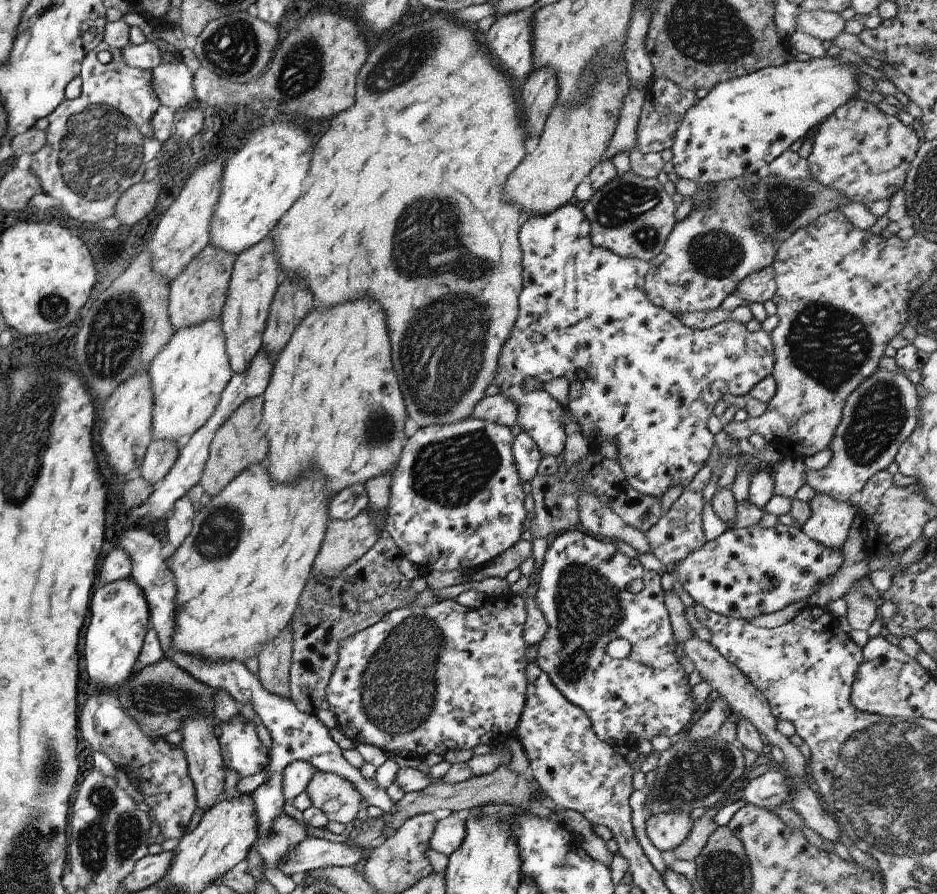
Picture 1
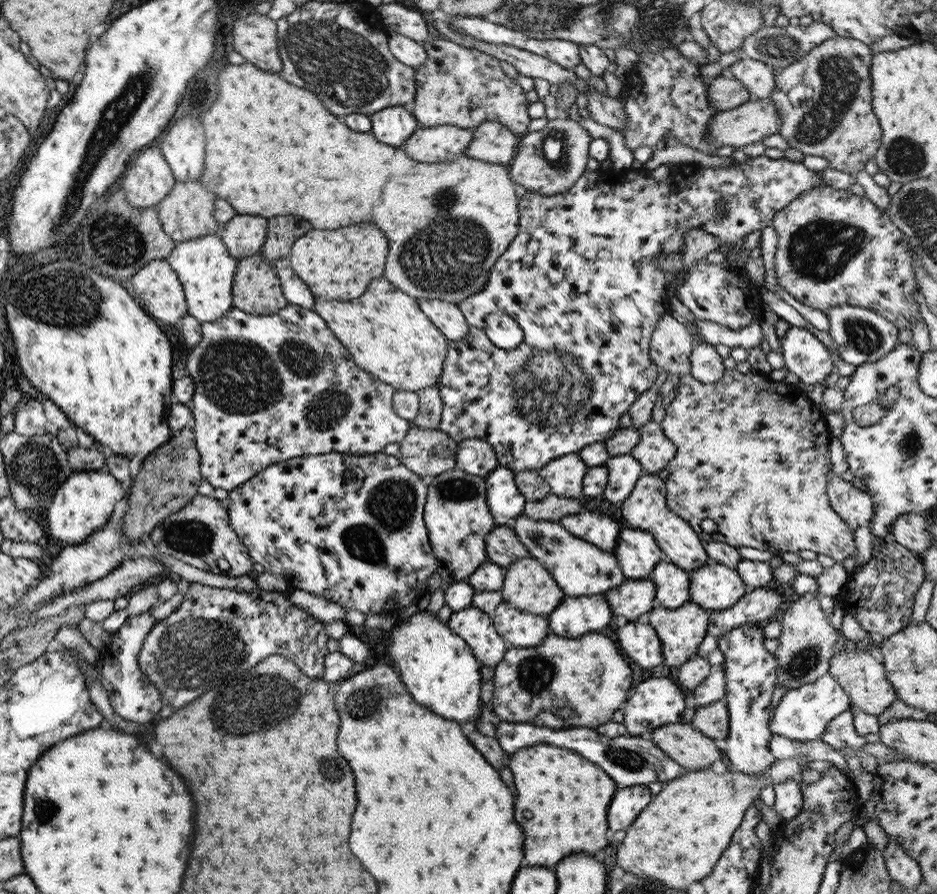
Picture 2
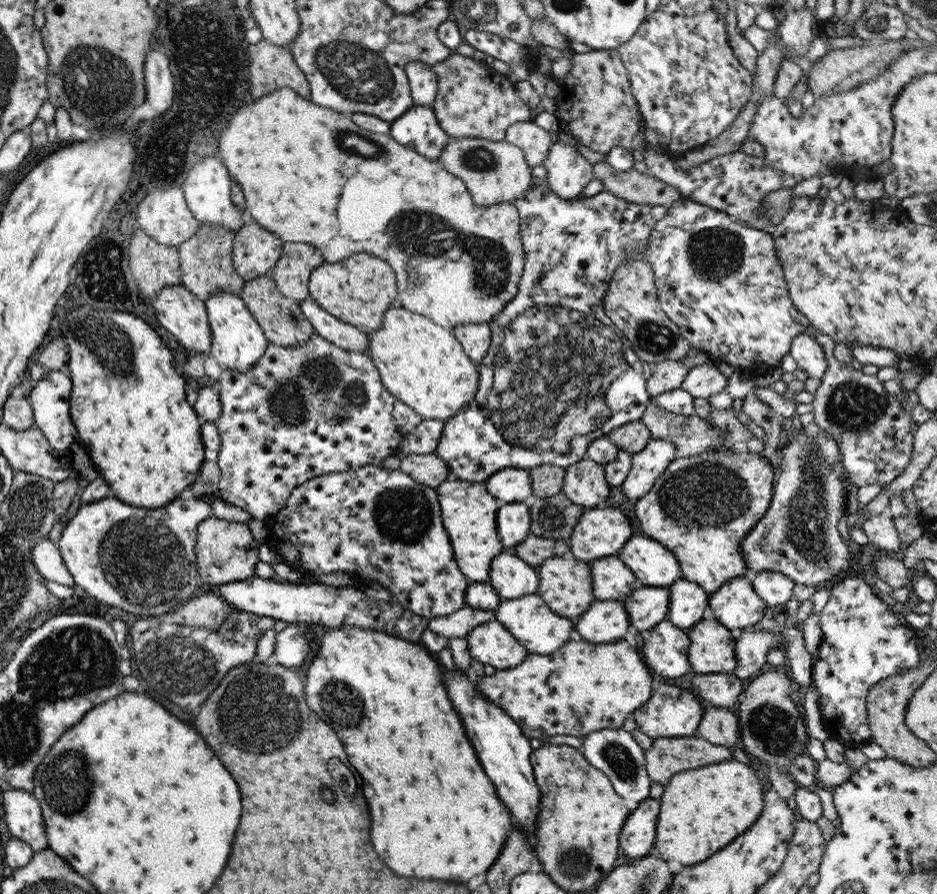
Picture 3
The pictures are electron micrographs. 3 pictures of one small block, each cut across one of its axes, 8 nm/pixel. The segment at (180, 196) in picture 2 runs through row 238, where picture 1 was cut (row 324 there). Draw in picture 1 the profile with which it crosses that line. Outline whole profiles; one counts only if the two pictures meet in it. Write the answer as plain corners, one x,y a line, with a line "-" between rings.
208,242
181,269
181,272
172,278
168,284
168,315
173,331
184,326
199,324
204,320
219,318
235,257
233,253

